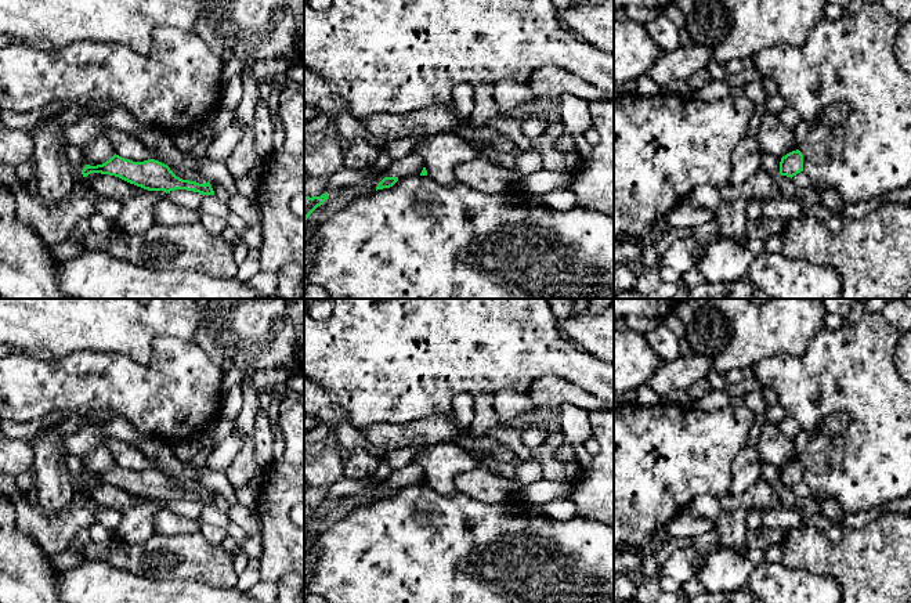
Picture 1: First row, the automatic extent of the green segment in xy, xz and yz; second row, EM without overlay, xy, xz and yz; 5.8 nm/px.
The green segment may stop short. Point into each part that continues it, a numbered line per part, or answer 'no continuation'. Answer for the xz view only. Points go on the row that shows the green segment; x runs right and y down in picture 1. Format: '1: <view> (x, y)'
no continuation

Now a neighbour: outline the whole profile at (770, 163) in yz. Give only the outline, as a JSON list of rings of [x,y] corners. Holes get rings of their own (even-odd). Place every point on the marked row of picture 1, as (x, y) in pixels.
[[[762,155],[762,159],[760,159],[762,169],[773,176],[778,176],[780,162],[781,162],[781,158],[777,158],[773,155]]]

